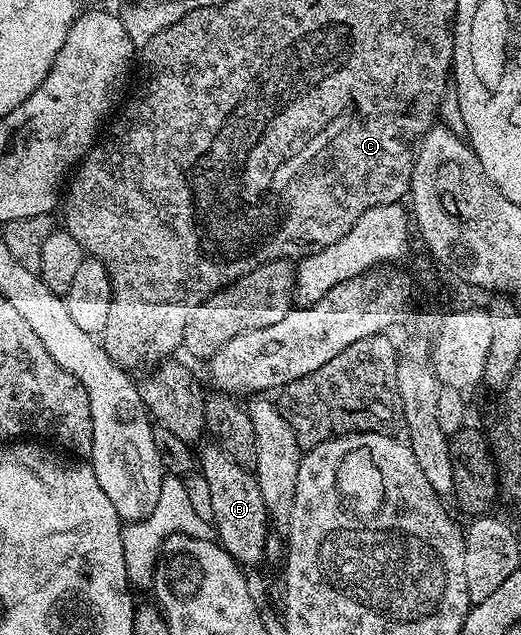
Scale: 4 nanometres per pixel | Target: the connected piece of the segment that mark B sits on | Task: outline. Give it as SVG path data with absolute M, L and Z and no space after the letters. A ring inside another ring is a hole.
M218 444L211 445L199 447L198 470L204 473L204 482L208 485L208 506L212 509L210 521L215 537L234 561L246 568L259 567L260 561L266 558L270 519L255 473L234 461Z

